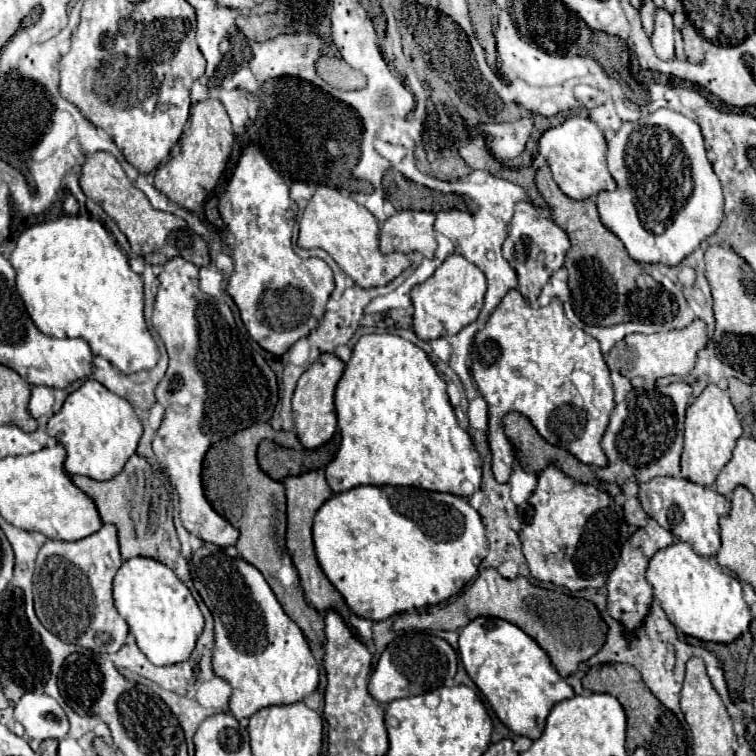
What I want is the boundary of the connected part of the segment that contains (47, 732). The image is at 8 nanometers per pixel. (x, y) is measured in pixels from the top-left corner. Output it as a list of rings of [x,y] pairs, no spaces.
[[[25,693],[15,705],[15,719],[25,727],[27,737],[35,741],[63,739],[69,721],[61,705],[45,693]]]

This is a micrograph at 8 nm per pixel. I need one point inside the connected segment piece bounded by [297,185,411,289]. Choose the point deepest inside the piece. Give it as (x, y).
(332, 221)

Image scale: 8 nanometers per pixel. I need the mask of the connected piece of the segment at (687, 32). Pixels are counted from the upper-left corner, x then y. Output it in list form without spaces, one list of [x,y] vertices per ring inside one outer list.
[[[687,21],[685,27],[681,29],[683,41],[685,41],[685,55],[693,63],[701,63],[705,59],[705,49],[703,49],[703,37],[695,31],[695,27]]]

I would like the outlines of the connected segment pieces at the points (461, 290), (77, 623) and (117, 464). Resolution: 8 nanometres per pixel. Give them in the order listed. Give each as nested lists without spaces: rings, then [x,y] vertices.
[[[449,255],[445,263],[433,273],[433,277],[411,289],[411,301],[415,307],[413,329],[417,337],[423,341],[431,341],[437,337],[459,333],[477,317],[477,311],[481,311],[485,291],[487,281],[483,271],[477,265],[469,263],[463,255]]]
[[[103,525],[97,533],[79,541],[47,541],[37,555],[33,595],[35,613],[43,627],[61,641],[99,653],[115,653],[123,647],[129,627],[113,605],[113,577],[121,567],[117,529]]]
[[[87,379],[47,421],[47,433],[65,447],[65,471],[69,475],[85,475],[95,481],[107,481],[113,479],[135,453],[143,427],[133,407],[123,397],[105,389],[99,381]]]

